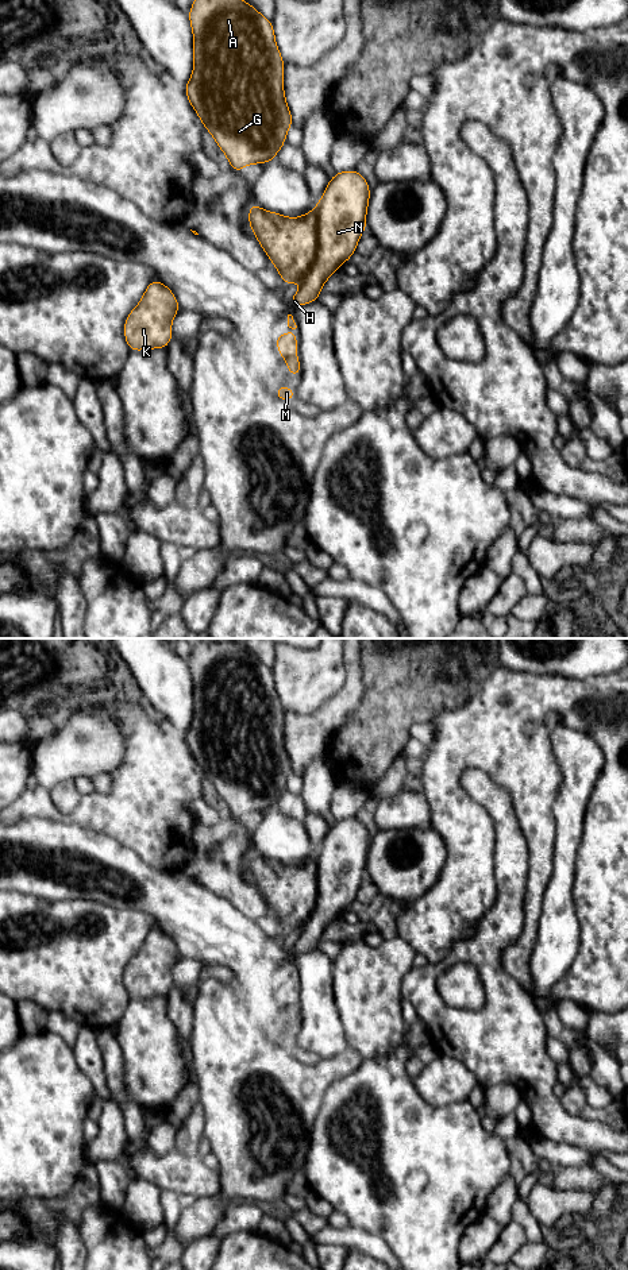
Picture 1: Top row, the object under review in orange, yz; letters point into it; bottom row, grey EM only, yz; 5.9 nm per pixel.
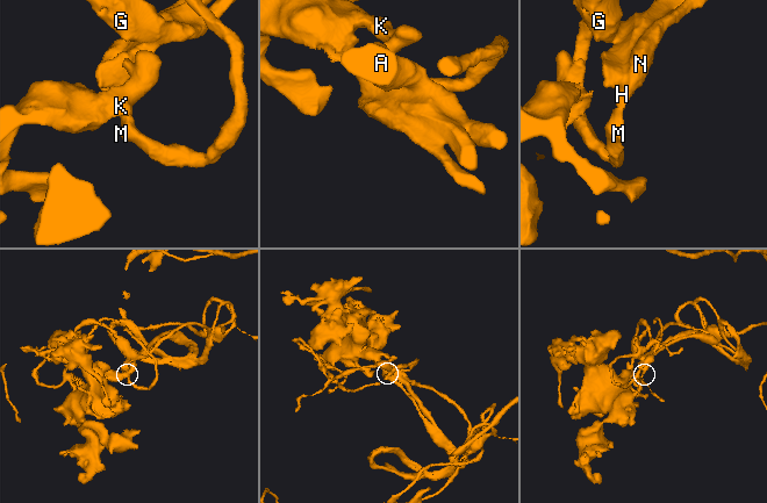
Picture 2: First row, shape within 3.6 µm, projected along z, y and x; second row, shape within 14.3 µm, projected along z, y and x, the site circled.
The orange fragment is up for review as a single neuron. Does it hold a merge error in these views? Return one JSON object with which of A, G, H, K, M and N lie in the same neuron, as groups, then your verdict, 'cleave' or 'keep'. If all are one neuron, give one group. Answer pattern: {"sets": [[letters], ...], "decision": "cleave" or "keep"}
{"sets": [["A", "G", "H", "K", "M", "N"]], "decision": "keep"}

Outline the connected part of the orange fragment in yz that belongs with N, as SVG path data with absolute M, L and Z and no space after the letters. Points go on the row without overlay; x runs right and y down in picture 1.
M347 818L336 821L316 856L300 865L286 865L251 850L248 873L276 914L284 933L303 929L297 941L289 946L292 954L298 956L317 949L327 927L357 900L359 885L366 879L370 842L366 826L357 818Z

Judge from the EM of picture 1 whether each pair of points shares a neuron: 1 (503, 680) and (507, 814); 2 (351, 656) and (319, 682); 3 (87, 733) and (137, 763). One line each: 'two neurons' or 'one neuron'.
1: two neurons
2: two neurons
3: two neurons

